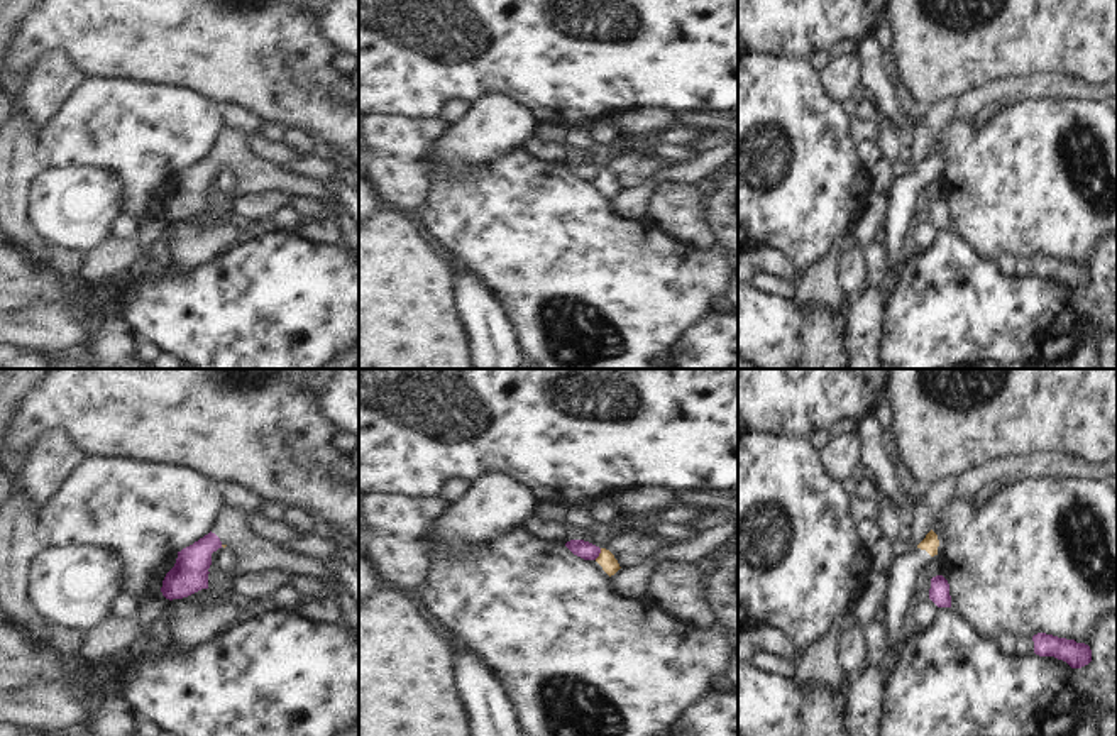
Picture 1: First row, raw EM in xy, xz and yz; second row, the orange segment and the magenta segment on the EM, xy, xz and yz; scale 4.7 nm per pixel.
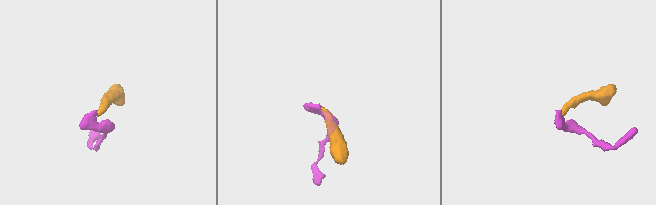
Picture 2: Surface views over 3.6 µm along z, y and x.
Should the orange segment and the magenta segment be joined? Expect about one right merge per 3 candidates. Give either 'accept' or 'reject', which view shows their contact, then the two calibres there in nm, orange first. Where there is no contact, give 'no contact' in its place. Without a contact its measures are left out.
reject | xz | 80/90 nm

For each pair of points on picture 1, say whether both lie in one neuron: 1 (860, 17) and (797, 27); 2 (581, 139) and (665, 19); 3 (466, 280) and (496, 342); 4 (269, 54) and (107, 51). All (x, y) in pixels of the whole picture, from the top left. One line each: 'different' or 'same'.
1: same
2: different
3: same
4: same

